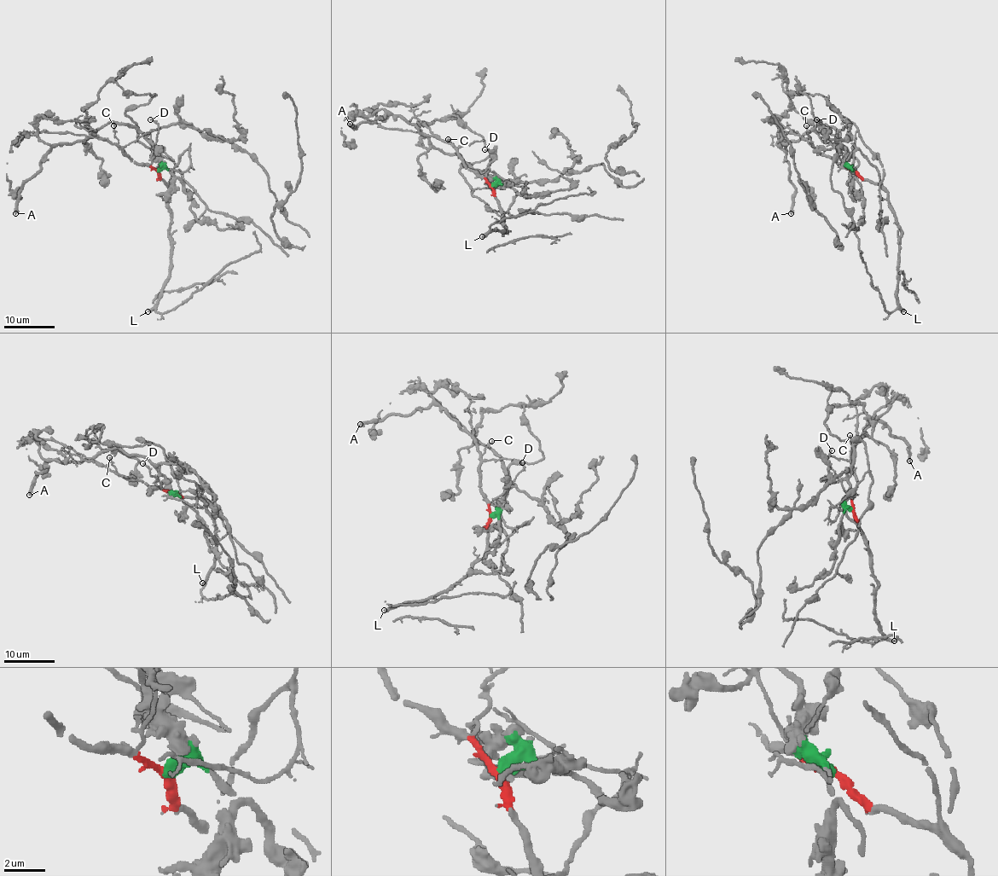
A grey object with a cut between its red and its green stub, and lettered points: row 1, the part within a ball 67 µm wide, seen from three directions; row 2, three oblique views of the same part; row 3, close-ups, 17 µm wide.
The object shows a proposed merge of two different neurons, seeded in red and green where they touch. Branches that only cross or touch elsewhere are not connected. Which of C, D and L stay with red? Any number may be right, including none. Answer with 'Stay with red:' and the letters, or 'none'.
Stay with red: C, D, L

